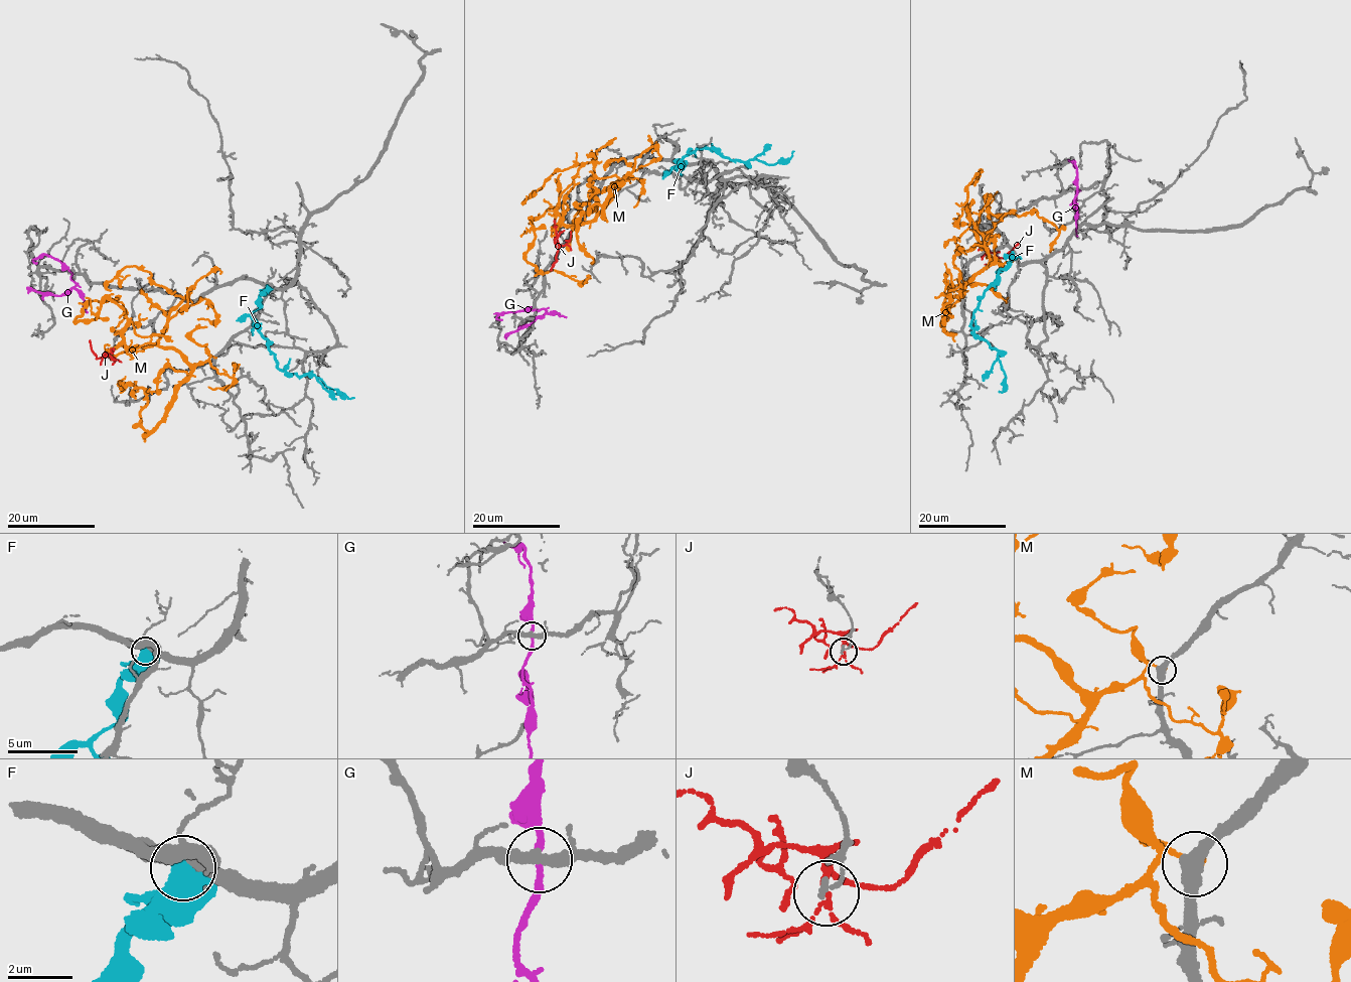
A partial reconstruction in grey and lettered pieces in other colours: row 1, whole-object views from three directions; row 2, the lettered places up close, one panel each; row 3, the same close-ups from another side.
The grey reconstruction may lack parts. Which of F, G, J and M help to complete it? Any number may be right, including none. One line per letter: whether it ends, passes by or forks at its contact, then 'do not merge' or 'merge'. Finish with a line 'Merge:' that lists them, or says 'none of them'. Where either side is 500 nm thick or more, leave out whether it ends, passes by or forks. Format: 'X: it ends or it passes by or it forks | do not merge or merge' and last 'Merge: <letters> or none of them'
F: do not merge
G: it passes by | do not merge
J: it forks | do not merge
M: it ends | do not merge
Merge: none of them

